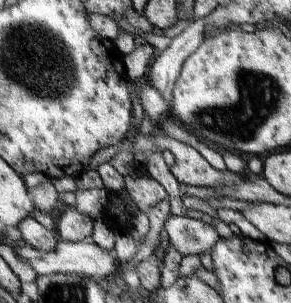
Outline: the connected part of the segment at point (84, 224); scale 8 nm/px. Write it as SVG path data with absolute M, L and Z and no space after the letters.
M70 207L62 218L58 220L55 234L59 241L85 241L89 240L94 232L94 222L90 216Z

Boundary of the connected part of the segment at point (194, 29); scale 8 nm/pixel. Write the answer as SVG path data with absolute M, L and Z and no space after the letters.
M203 18L194 19L188 28L171 38L168 48L158 52L154 62L148 66L150 84L168 100L168 104L171 102L173 88L179 79L184 60L202 44L207 35L205 24Z

